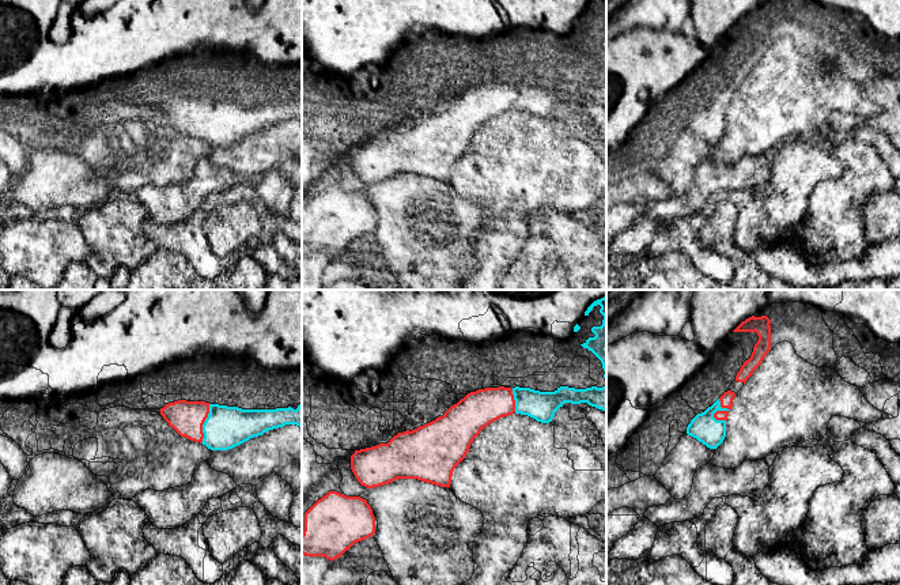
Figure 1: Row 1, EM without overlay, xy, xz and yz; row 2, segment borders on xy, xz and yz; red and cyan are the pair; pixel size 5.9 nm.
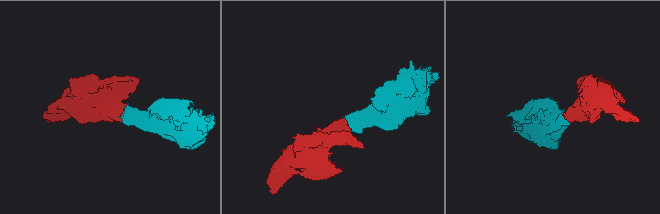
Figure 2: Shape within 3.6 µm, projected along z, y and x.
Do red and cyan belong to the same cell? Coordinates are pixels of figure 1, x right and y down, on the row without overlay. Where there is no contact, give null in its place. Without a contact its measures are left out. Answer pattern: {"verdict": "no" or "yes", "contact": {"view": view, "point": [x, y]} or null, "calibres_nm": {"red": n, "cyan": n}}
{"verdict": "yes", "contact": {"view": "yz", "point": [715, 108]}, "calibres_nm": {"red": 60, "cyan": 170}}

